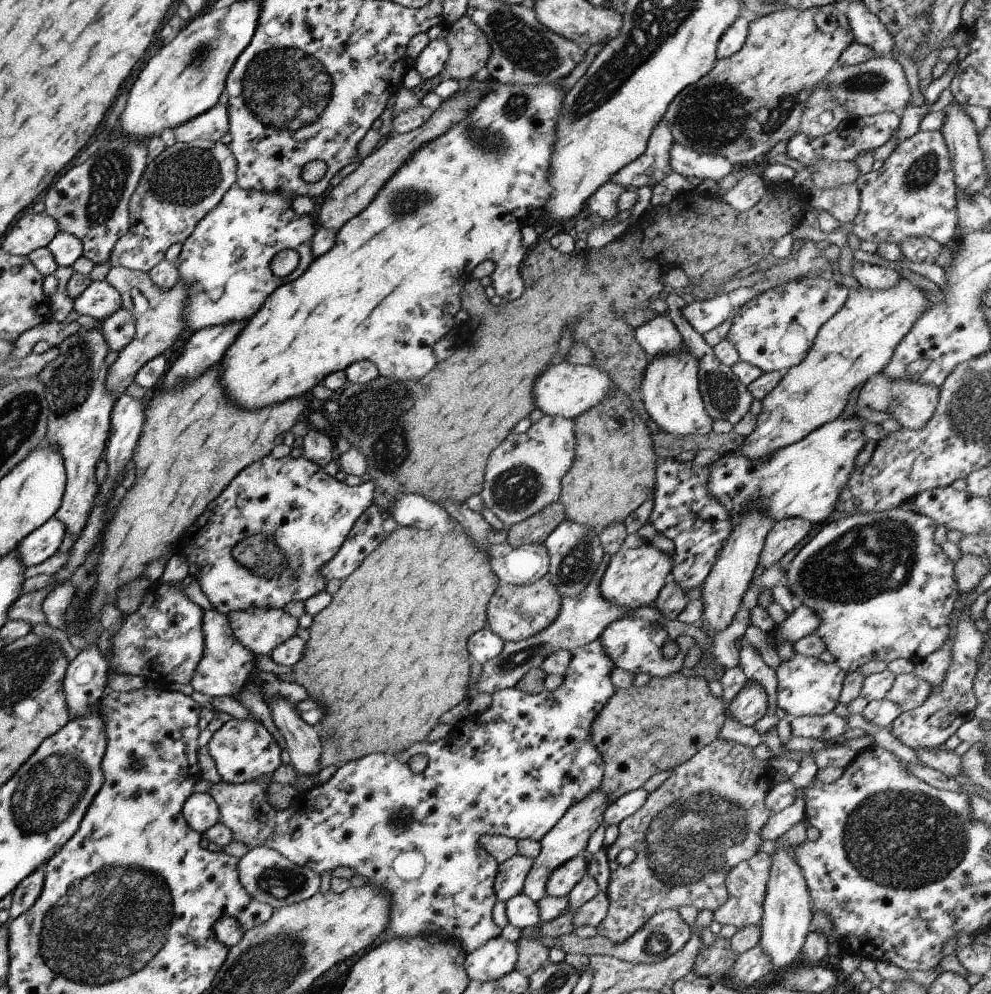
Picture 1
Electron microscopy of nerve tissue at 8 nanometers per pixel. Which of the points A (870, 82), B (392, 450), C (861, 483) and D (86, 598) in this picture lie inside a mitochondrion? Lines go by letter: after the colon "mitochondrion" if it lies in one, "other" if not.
A: mitochondrion
B: mitochondrion
C: other
D: other

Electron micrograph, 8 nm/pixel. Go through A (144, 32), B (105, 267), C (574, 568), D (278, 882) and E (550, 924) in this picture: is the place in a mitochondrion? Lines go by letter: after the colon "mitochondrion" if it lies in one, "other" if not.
A: other
B: other
C: mitochondrion
D: mitochondrion
E: other

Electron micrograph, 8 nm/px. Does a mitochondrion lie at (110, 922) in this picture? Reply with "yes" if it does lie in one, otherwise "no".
yes

